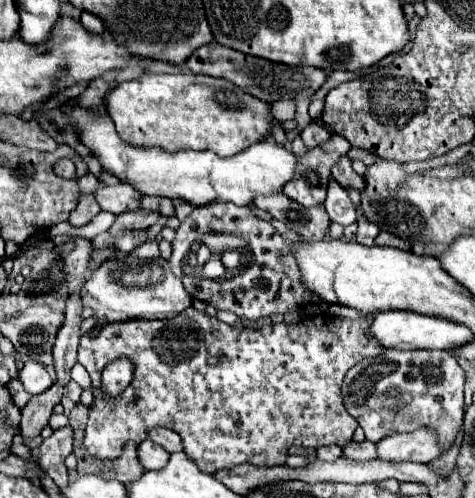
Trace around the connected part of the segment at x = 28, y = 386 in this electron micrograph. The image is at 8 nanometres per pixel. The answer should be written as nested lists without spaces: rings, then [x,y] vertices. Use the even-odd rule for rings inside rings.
[[[28,361],[24,365],[24,369],[18,373],[24,389],[30,393],[30,395],[40,395],[44,391],[48,391],[52,387],[52,377],[48,375],[46,367],[36,363],[36,361]]]

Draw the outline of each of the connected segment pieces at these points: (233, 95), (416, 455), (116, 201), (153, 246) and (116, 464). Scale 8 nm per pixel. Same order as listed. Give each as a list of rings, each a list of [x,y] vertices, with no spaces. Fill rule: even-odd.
[[[150,73],[132,81],[124,81],[106,95],[106,113],[112,117],[118,135],[130,145],[162,147],[166,151],[210,149],[220,157],[236,155],[242,149],[262,141],[268,135],[270,123],[274,121],[268,103],[258,101],[256,97],[250,97],[230,81],[212,79],[212,77],[194,75],[194,73],[188,73],[188,75],[168,75],[168,73],[152,75]]]
[[[418,427],[410,433],[396,433],[378,441],[378,459],[430,463],[442,455],[438,433],[432,427]]]
[[[118,183],[118,185],[100,185],[98,191],[94,193],[94,197],[96,197],[102,211],[110,211],[114,215],[120,215],[124,211],[138,209],[140,199],[144,195],[128,183]]]
[[[146,241],[142,243],[136,251],[132,251],[136,257],[140,259],[150,259],[150,257],[159,257],[160,249],[158,249],[158,241]]]
[[[128,441],[124,445],[124,451],[122,455],[112,461],[112,467],[110,471],[116,473],[116,479],[118,481],[134,481],[134,477],[140,477],[144,473],[142,465],[140,465],[140,459],[138,459],[138,445],[134,441]]]

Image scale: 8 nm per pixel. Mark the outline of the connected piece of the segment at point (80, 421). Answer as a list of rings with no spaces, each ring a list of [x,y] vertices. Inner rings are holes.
[[[78,403],[78,405],[72,409],[72,413],[70,413],[70,427],[72,427],[74,433],[76,433],[76,437],[74,437],[74,439],[76,439],[76,447],[82,447],[82,433],[84,433],[84,427],[86,427],[88,411],[90,411],[90,407]]]

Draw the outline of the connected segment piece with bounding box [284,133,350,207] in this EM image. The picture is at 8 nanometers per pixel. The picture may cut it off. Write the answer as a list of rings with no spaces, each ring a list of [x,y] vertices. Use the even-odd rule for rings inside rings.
[[[336,133],[324,145],[308,149],[308,153],[298,159],[294,177],[284,185],[284,193],[304,207],[322,205],[326,199],[330,169],[338,157],[348,153],[348,149],[350,143]]]

